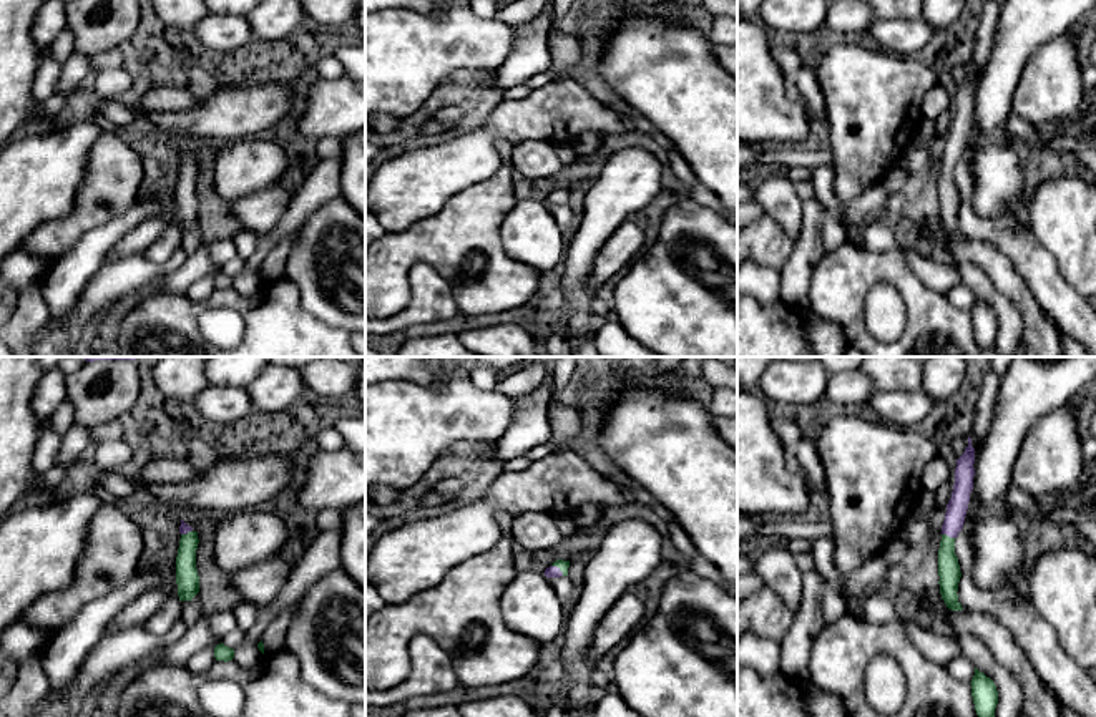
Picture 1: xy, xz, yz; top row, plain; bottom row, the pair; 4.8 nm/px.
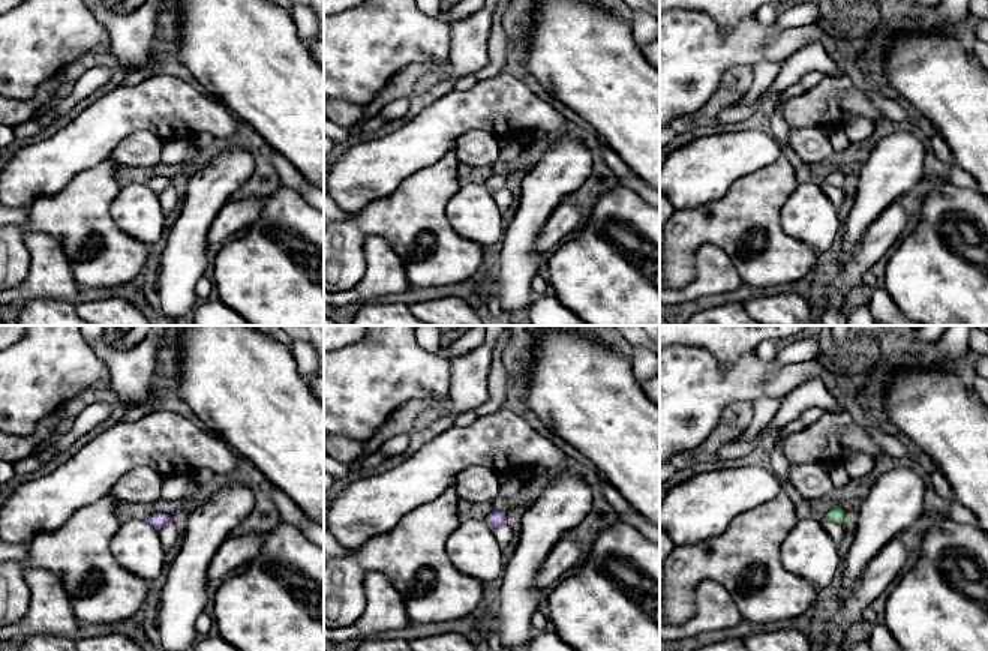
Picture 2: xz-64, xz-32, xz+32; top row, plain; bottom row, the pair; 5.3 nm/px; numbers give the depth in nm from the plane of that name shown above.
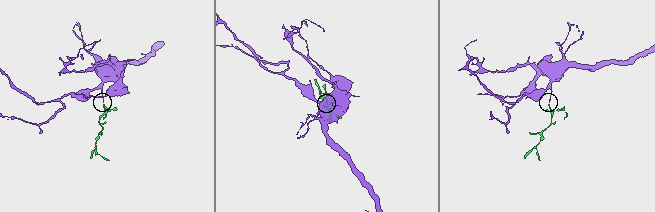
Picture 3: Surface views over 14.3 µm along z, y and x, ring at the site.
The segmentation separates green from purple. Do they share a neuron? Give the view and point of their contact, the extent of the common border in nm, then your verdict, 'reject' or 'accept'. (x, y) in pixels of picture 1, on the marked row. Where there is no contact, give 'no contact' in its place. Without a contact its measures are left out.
contact xz (560, 570); length 80 nm; accept

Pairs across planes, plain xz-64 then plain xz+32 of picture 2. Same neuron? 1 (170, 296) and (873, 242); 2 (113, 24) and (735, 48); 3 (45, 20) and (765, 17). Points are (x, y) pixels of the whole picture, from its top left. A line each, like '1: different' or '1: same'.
1: different
2: different
3: different

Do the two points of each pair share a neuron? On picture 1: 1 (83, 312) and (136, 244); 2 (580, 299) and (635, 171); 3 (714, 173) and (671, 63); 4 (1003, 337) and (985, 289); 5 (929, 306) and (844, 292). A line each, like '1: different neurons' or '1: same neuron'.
1: different neurons
2: same neuron
3: same neuron
4: same neuron
5: same neuron

